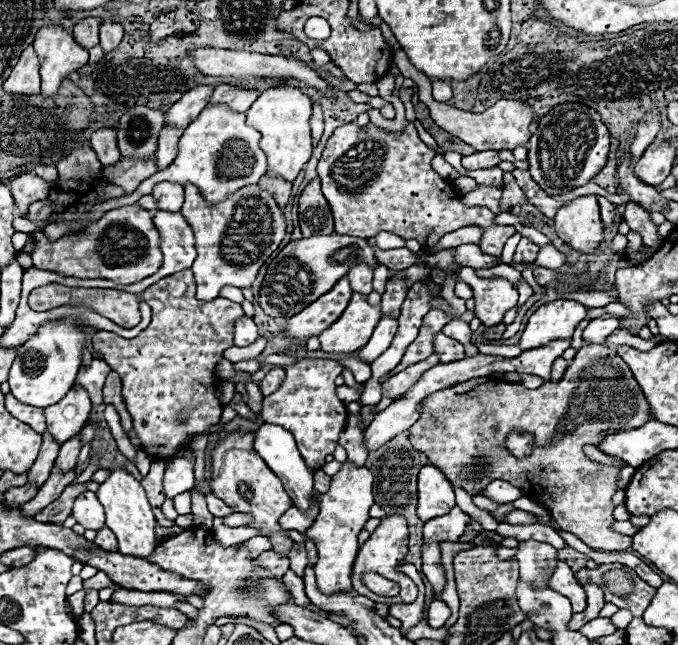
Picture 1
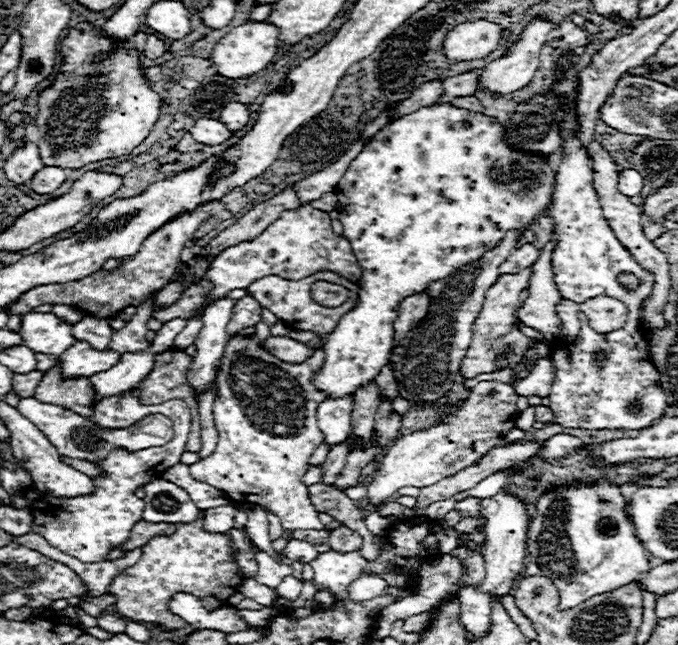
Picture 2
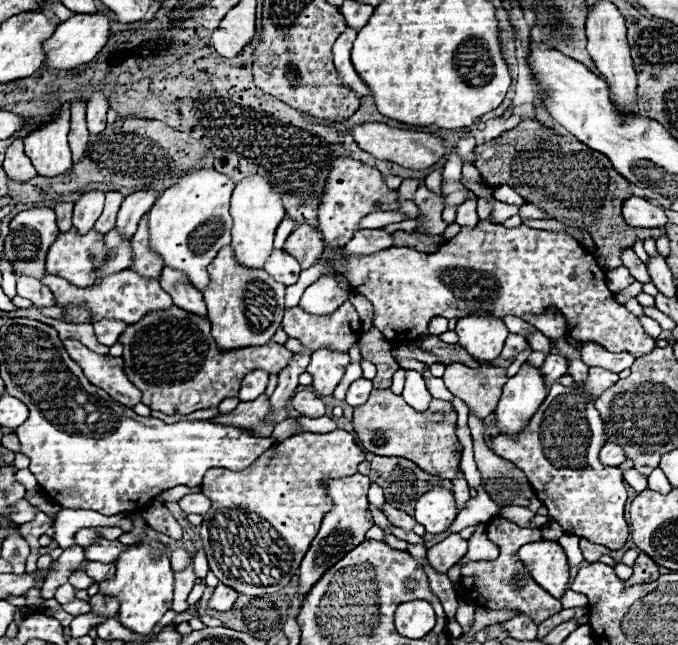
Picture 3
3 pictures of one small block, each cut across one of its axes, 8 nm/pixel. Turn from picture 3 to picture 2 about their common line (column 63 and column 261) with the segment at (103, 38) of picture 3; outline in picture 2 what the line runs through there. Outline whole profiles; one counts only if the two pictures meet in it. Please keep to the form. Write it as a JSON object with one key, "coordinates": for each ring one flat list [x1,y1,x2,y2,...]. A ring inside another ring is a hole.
{"coordinates":[[256,22,256,24,242,24,234,28,230,34,226,34,214,48,212,54,208,56,210,64,216,66,216,72,222,74,224,78,238,80,238,78,248,78,260,70,264,70,274,54,278,52,278,28,270,26,266,22]]}

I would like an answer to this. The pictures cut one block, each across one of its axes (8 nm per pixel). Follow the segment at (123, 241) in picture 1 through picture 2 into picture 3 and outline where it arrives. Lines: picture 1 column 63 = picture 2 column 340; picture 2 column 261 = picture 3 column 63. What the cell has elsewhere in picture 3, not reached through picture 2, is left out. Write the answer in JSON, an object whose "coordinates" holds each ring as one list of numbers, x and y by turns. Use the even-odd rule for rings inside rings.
{"coordinates":[[72,228,68,234,60,234,48,250,46,270,48,274,66,278,78,288,92,286,96,280,96,270,106,258,104,236,90,230,80,236]]}

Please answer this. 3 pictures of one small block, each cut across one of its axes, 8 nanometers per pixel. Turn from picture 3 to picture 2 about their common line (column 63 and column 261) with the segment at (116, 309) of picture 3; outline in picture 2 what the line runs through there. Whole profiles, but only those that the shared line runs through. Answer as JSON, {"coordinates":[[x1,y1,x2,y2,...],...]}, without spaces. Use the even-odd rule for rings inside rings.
{"coordinates":[[326,270,326,272,316,272,316,274,312,274,312,276,308,276,308,278,302,278,302,280,284,280,284,278,280,278,280,276,268,276,268,278,260,278,258,282,252,282,246,290,248,290,250,294,254,294,254,298,260,302,262,308,268,308,270,312,274,312,274,314,276,314,280,320,284,320,290,328,310,330,310,332,316,332,316,334,330,334,330,332,336,328,338,320,340,320,344,314,348,314,348,312,354,308,356,300,358,300,358,284,342,278,340,274,328,272,328,270],[322,278,326,278,326,280,330,280,330,282,338,282,340,286,346,286,346,288,350,290,350,294,352,294,350,300,344,302,344,304,338,306,338,308,324,308,324,306,316,304,316,302,312,300,312,296,310,296,310,280,322,280]]}

